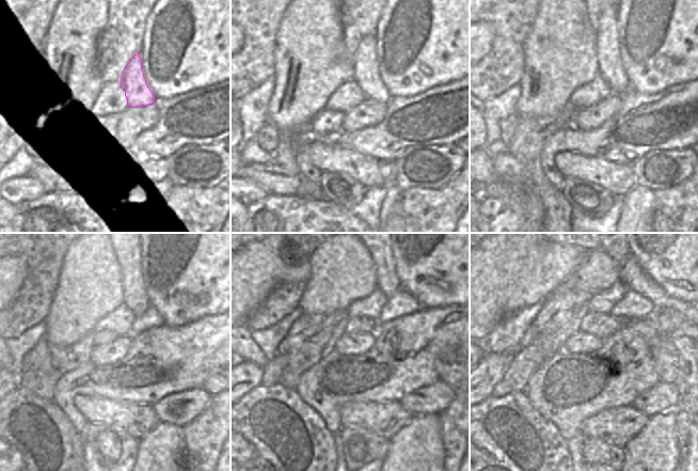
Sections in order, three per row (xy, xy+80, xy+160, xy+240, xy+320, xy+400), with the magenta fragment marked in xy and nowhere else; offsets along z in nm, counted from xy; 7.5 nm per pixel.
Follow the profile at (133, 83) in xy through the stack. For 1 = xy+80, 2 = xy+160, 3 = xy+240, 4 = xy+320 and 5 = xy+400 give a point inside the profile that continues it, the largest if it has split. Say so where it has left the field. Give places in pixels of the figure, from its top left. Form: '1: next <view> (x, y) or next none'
1: next xy+80 (366, 74)
2: next xy+160 (611, 68)
3: next xy+240 (129, 254)
4: next xy+320 (387, 282)
5: next xy+400 (620, 254)

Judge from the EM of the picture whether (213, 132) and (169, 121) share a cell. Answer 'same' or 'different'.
same

